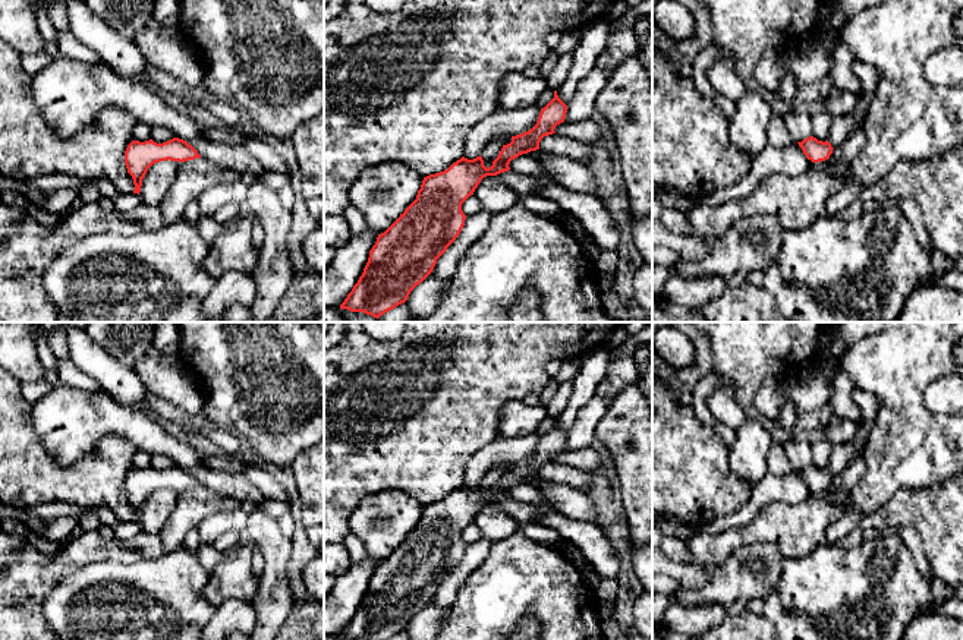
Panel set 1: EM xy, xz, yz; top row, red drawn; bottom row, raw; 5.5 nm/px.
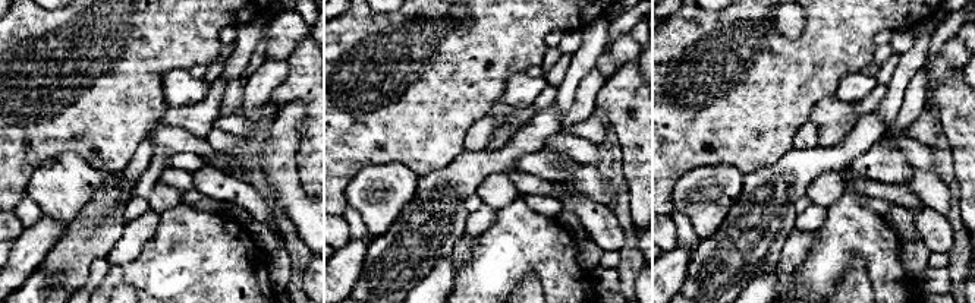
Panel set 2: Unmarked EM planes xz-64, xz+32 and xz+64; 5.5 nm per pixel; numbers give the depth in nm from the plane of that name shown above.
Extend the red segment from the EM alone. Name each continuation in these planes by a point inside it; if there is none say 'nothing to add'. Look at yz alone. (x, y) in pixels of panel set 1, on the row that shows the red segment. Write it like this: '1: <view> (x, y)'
nothing to add

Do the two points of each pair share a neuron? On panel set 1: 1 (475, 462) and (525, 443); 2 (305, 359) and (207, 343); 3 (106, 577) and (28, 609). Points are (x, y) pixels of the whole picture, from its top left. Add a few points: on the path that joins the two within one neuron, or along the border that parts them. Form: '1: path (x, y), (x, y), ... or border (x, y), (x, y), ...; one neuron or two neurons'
1: path (487, 457), (500, 450), (513, 450); one neuron
2: path (280, 359), (261, 359), (245, 343), (232, 343); one neuron
3: border (65, 574), (44, 601), (46, 624); two neurons

